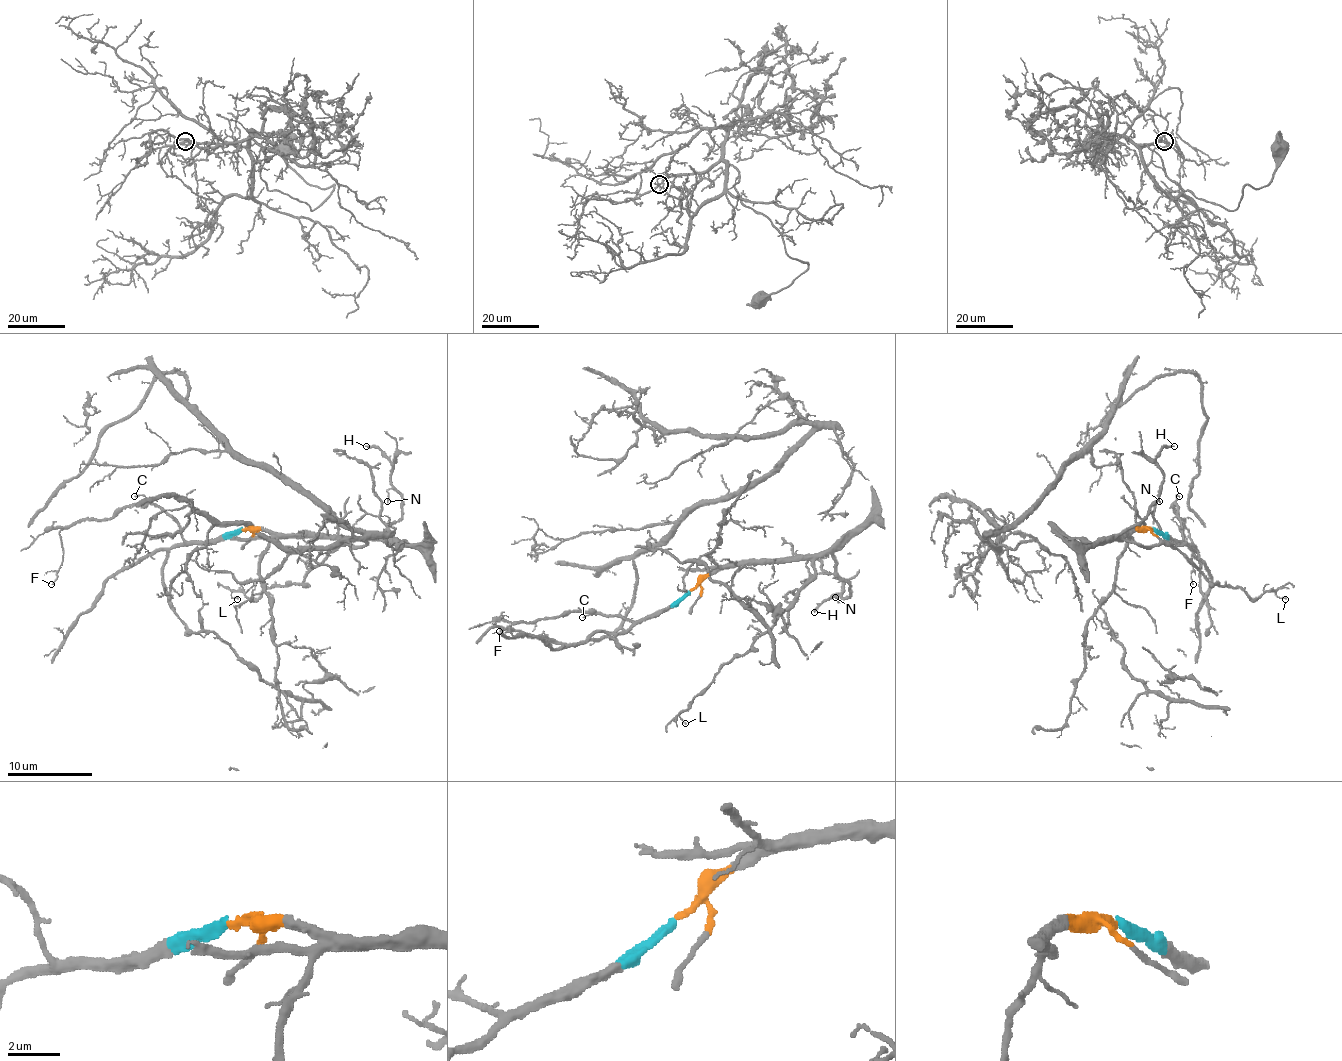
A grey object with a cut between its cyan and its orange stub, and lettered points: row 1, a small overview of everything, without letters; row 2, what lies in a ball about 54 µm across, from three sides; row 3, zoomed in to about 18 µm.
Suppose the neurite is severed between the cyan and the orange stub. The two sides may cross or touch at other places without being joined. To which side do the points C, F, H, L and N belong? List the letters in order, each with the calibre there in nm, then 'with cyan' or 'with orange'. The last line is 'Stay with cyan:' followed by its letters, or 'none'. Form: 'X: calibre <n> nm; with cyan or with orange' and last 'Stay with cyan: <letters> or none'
C: calibre 110 nm; with cyan
F: calibre 110 nm; with cyan
H: calibre 170 nm; with orange
L: calibre 130 nm; with orange
N: calibre 120 nm; with orange
Stay with cyan: C, F

